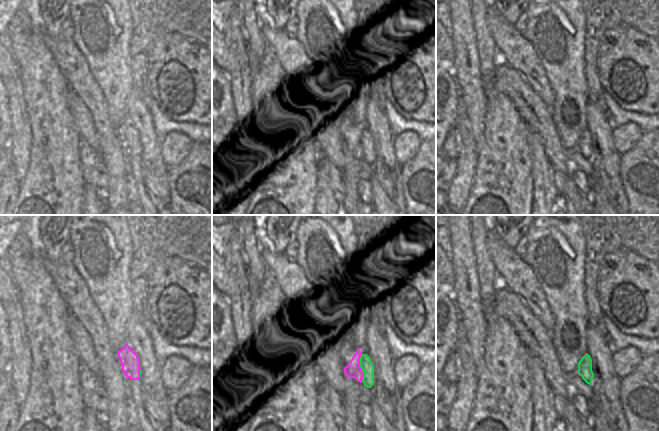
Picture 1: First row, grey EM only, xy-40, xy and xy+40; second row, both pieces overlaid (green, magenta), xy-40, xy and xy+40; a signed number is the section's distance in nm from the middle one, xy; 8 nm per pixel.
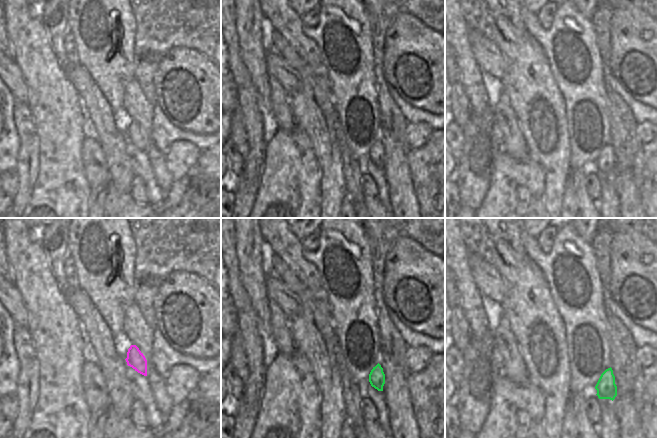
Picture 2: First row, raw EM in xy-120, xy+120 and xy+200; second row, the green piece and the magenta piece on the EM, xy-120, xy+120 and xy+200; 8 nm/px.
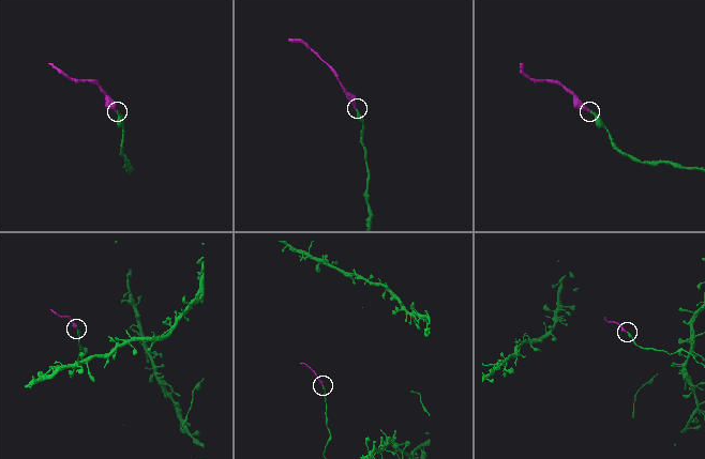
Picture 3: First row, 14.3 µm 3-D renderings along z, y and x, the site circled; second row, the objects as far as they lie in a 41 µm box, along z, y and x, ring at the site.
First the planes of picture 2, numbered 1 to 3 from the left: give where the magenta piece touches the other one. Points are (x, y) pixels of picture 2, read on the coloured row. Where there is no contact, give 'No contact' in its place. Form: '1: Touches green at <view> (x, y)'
1: No contact
2: No contact
3: No contact

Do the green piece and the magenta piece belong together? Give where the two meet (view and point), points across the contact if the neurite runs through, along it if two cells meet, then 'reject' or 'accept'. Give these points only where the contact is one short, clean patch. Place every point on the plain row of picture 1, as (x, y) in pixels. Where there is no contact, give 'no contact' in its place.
xy (361, 144) | across xy (366, 140), (361, 144), (353, 146) | accept

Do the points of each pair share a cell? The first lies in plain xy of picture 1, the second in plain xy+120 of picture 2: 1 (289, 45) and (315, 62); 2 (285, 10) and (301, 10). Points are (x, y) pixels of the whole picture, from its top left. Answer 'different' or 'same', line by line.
1: same
2: same

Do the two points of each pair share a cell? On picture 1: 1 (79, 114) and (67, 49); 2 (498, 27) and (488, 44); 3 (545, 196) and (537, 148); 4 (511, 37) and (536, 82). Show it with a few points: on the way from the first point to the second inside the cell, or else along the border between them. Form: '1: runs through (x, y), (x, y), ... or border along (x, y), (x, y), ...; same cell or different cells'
1: border along (69, 88), (90, 112); different cells
2: border along (487, 27), (500, 58); different cells
3: runs through (544, 184), (539, 160); same cell
4: runs through (514, 48), (530, 67), (531, 71); same cell

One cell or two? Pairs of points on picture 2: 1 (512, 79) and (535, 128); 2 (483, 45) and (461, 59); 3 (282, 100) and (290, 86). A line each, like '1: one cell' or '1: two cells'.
1: one cell
2: two cells
3: two cells

